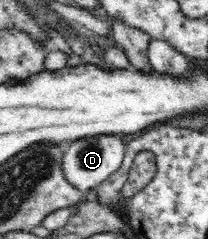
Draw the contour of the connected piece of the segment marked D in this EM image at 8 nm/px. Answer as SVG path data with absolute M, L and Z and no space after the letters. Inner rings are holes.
M96 134L96 136L84 136L78 140L64 142L62 166L65 178L81 190L86 197L94 186L98 186L123 165L125 146L122 136L117 134Z

